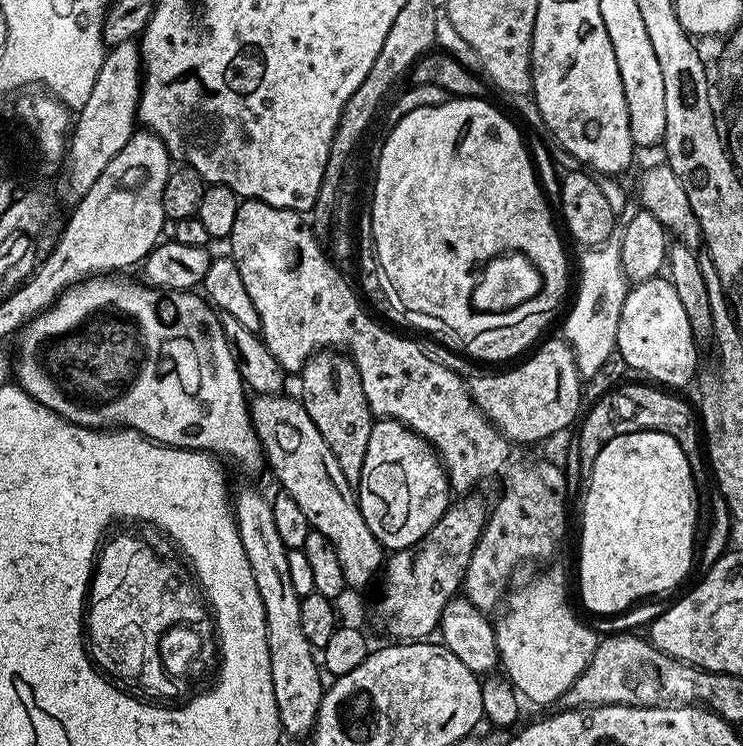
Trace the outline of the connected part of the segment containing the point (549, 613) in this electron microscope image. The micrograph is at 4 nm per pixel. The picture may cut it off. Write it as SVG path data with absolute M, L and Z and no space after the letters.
M552 576L524 584L517 592L509 591L507 604L504 617L494 624L503 675L527 703L557 703L586 670L598 636L572 613L571 606L564 601L563 582Z

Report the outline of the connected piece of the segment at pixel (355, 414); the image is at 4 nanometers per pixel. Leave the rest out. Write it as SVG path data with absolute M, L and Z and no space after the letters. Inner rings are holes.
M339 350L315 352L300 369L298 379L298 399L304 405L306 414L310 414L314 426L318 426L318 434L326 438L326 446L330 446L349 484L359 485L362 462L366 462L366 446L374 417L368 408L366 394L362 390L356 363L352 361L351 356Z

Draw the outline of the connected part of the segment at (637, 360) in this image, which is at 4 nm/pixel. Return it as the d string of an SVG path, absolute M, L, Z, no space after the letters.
M663 275L641 284L632 284L622 302L622 318L618 318L616 352L636 372L645 372L649 381L672 390L680 390L696 372L698 341L690 330L686 309L678 298L678 290Z

